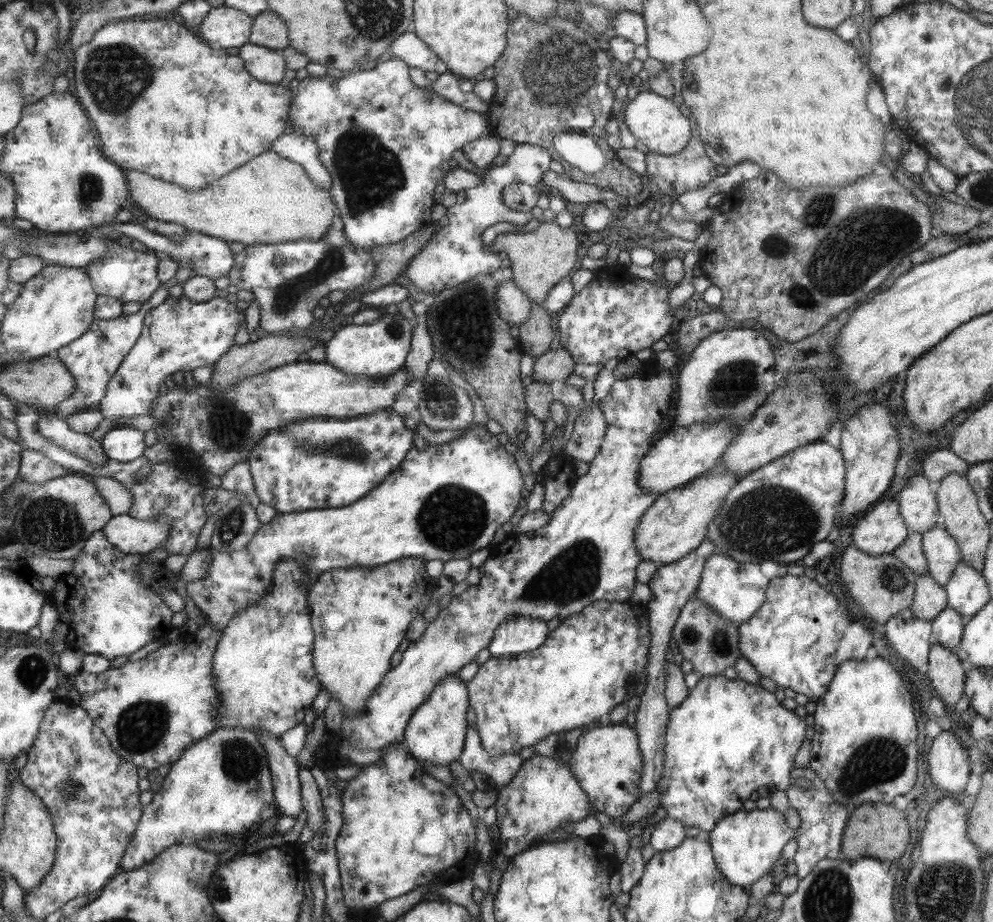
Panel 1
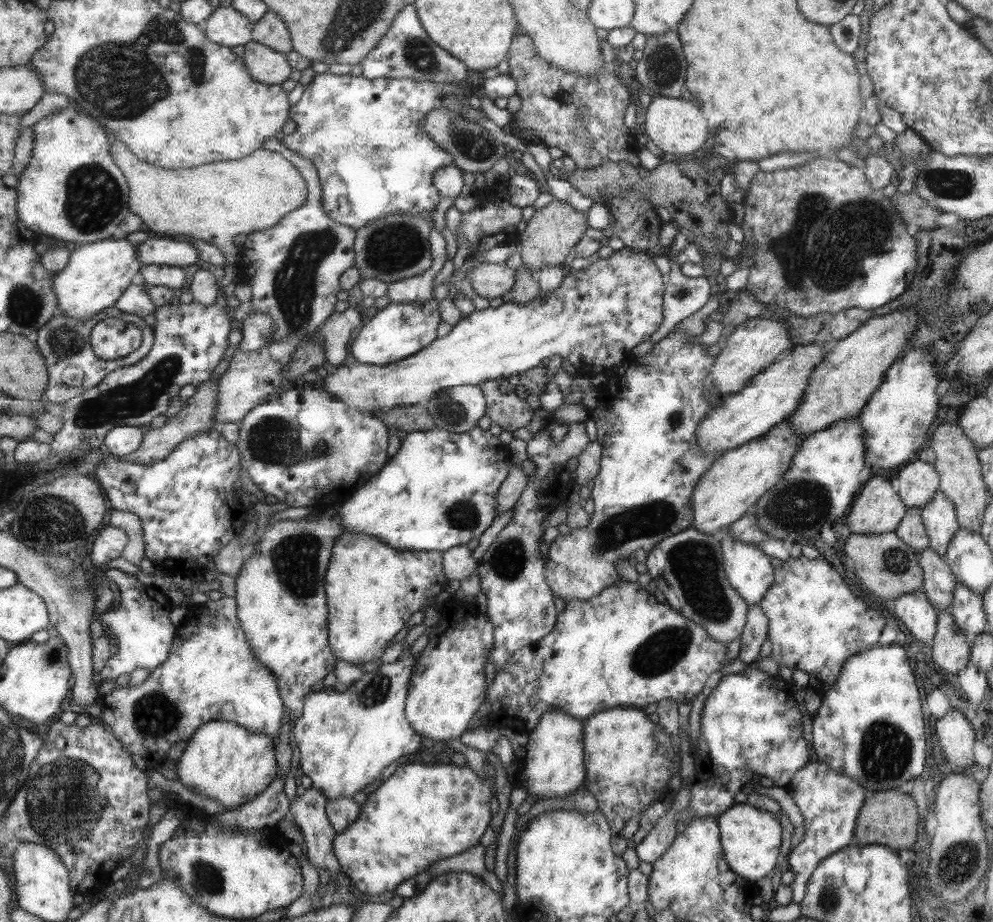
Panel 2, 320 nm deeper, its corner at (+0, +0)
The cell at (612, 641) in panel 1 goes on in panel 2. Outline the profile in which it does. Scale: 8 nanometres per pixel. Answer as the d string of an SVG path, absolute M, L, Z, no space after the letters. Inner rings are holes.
M621 578L608 587L602 588L602 591L598 592L597 596L592 596L590 599L566 600L563 610L558 614L558 622L555 623L553 630L549 634L544 635L535 643L530 643L527 648L516 650L512 654L512 658L504 666L495 669L495 677L493 678L493 682L487 685L487 697L484 698L490 704L490 711L487 715L488 723L489 725L497 726L499 729L504 727L527 734L535 728L541 716L545 712L549 712L550 709L565 712L567 716L573 716L573 718L577 718L577 720L583 722L587 717L611 710L611 708L644 710L649 704L655 704L667 698L675 700L678 704L690 704L693 697L701 692L705 680L722 668L724 658L727 655L726 650L726 644L712 639L700 624L685 618L668 604L659 603L652 594L647 593L645 589L641 588L638 582L628 582Z

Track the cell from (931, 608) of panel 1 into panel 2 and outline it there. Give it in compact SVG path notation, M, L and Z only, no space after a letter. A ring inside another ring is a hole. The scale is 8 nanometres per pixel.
M927 547L918 553L918 563L924 572L921 590L930 603L943 611L952 601L956 578L941 555Z

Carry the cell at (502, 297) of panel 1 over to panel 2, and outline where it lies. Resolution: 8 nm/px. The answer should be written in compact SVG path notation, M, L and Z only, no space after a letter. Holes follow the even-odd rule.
M480 263L466 274L475 294L488 301L506 293L515 283L516 272L501 264Z

